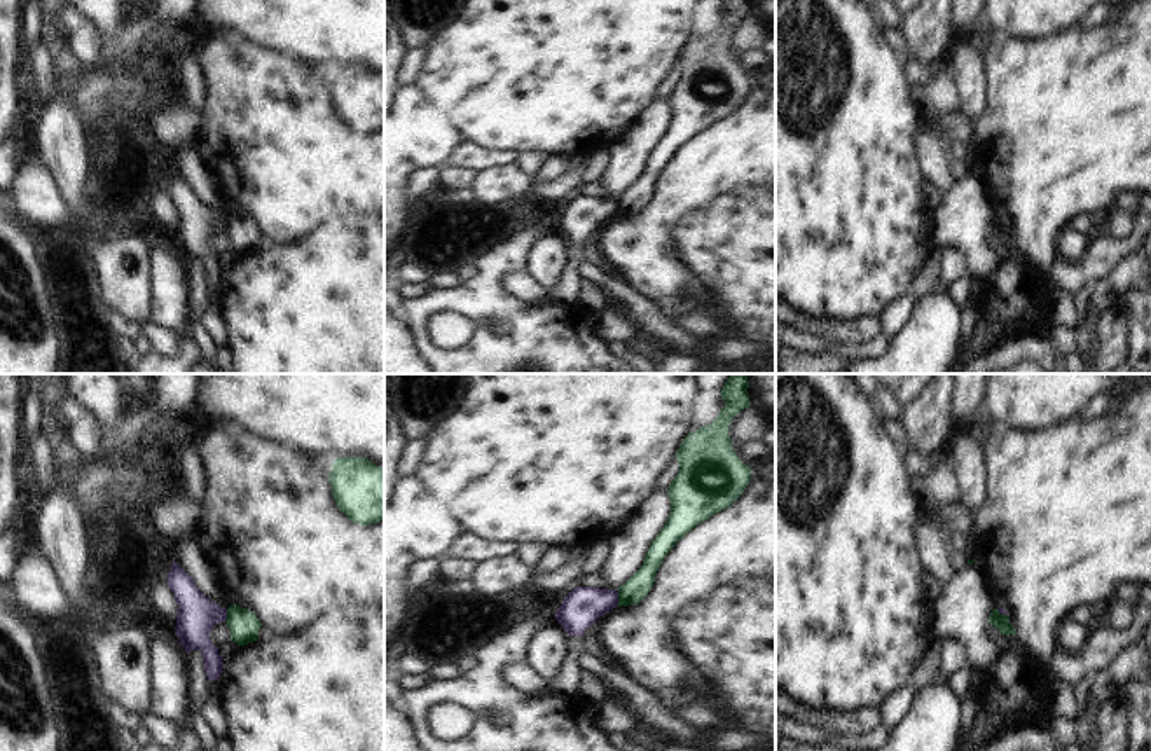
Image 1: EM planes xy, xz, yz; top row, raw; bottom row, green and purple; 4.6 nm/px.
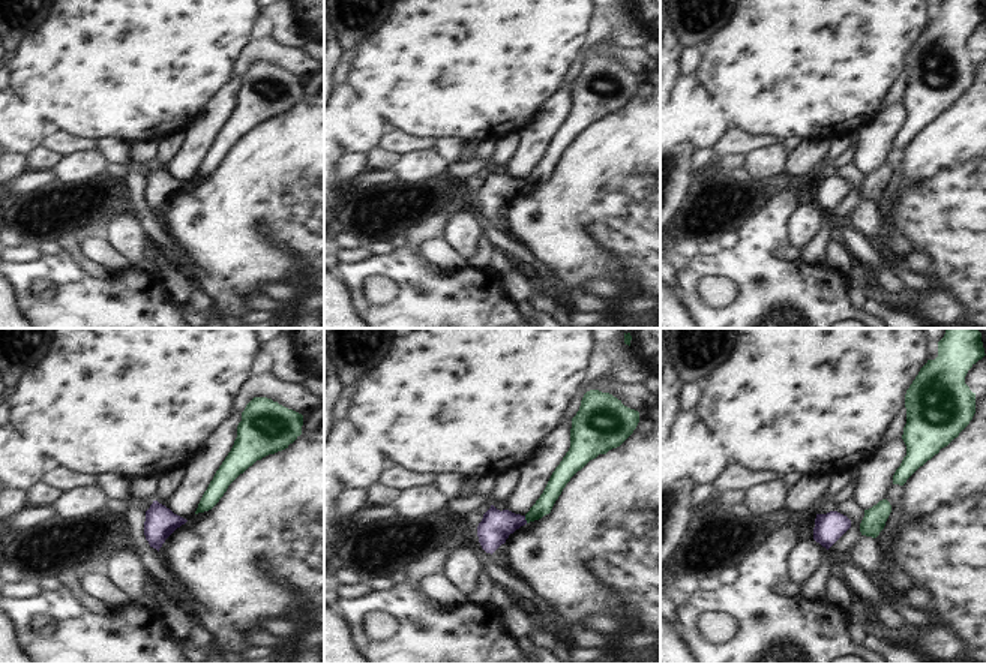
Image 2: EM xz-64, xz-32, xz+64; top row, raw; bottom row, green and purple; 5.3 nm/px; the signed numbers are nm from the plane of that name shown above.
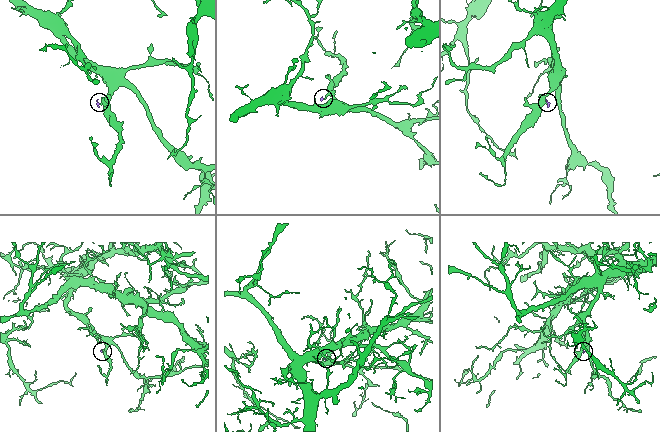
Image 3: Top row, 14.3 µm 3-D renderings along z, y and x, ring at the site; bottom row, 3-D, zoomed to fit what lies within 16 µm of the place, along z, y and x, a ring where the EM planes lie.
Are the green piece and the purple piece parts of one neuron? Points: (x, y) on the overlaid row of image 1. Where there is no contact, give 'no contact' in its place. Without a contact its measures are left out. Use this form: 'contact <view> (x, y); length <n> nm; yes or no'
contact xz (619, 598); length 70 nm; no

